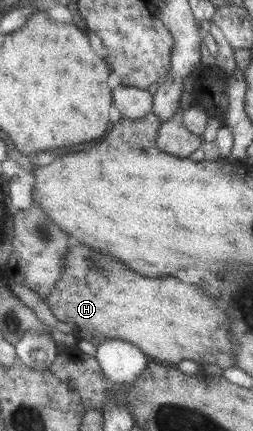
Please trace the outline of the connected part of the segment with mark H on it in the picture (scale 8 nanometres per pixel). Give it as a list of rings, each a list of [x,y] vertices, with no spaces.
[[[84,244],[68,248],[61,277],[44,300],[54,318],[60,322],[68,322],[77,338],[90,341],[94,346],[108,338],[120,338],[134,344],[151,360],[156,358],[174,366],[182,360],[198,362],[202,367],[216,365],[222,369],[234,365],[232,334],[228,332],[226,322],[228,318],[212,298],[208,298],[196,286],[184,284],[176,278],[144,278],[128,270],[128,266],[120,264],[120,260],[96,252]]]

